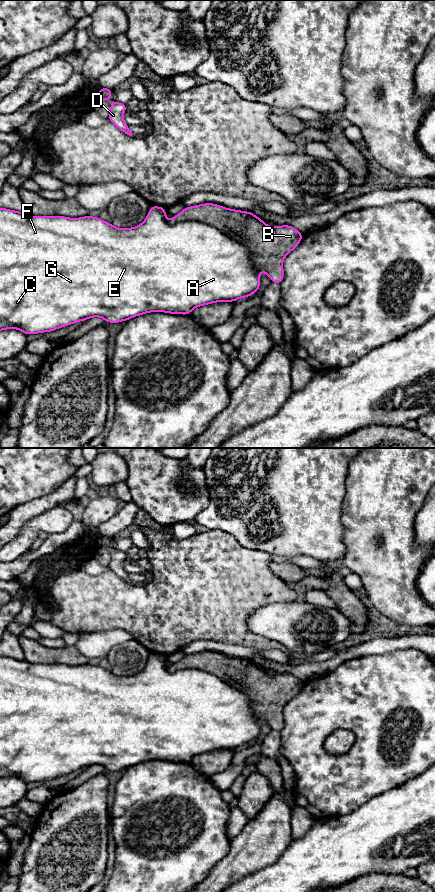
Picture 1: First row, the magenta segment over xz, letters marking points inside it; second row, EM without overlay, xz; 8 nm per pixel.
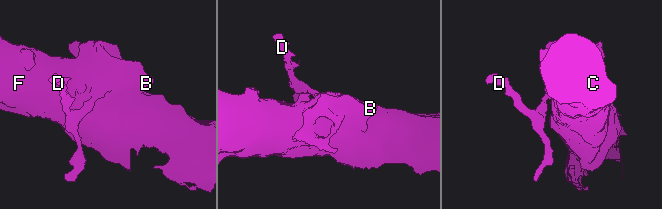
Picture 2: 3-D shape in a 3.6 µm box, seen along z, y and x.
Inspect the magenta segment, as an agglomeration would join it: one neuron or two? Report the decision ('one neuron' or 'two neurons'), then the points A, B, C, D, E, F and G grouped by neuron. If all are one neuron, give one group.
two neurons; A C E F G / B D

